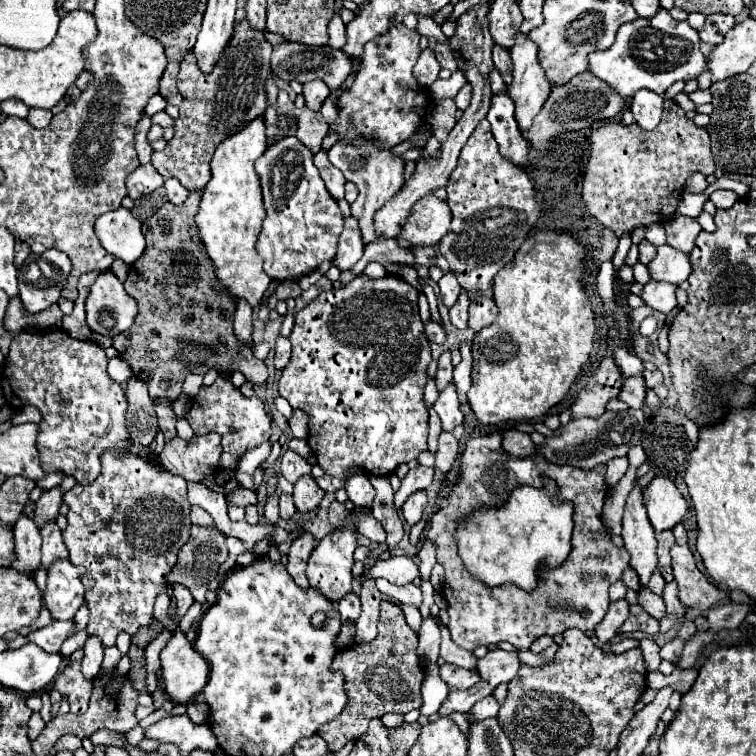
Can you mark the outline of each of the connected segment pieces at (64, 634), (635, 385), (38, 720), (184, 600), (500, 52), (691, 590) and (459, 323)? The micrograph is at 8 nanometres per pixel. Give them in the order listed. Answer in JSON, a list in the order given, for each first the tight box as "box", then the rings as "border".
[{"box":[26,620,76,652],"border":[[[68,620],[68,622],[52,622],[52,626],[44,626],[38,628],[34,632],[30,632],[26,638],[28,642],[40,646],[46,652],[60,652],[60,646],[66,638],[70,638],[76,630],[76,622]]]},{"box":[618,376,646,408],"border":[[[632,376],[626,378],[624,388],[618,396],[622,402],[626,402],[630,408],[642,408],[646,400],[646,382],[642,376]]]},{"box":[28,712,44,740],"border":[[[36,712],[32,718],[30,718],[30,726],[28,726],[28,738],[30,740],[36,740],[38,738],[38,734],[42,732],[42,728],[44,728],[44,720],[42,720],[42,716]]]},{"box":[165,584,194,620],"border":[[[172,584],[172,586],[168,586],[165,589],[165,593],[167,593],[170,597],[174,596],[176,598],[176,606],[178,606],[178,620],[184,616],[184,612],[190,608],[190,604],[194,602],[194,598],[192,598],[192,594],[190,594],[190,590],[186,588],[186,586],[178,586],[178,584]]]},{"box":[494,46,512,84],"border":[[[494,46],[494,66],[500,70],[504,84],[512,82],[512,58],[510,50],[504,50],[502,46]]]},{"box":[670,544,724,610],"border":[[[676,544],[670,554],[672,554],[674,580],[678,582],[680,600],[684,606],[698,608],[698,610],[710,610],[714,604],[718,604],[724,598],[724,592],[712,586],[706,574],[698,570],[696,558],[692,550],[688,548],[688,544],[684,546]]]},{"box":[450,290,470,328],"border":[[[462,290],[458,302],[450,308],[450,320],[456,328],[466,328],[466,320],[468,320],[468,306],[470,306],[470,298],[468,292]]]}]

